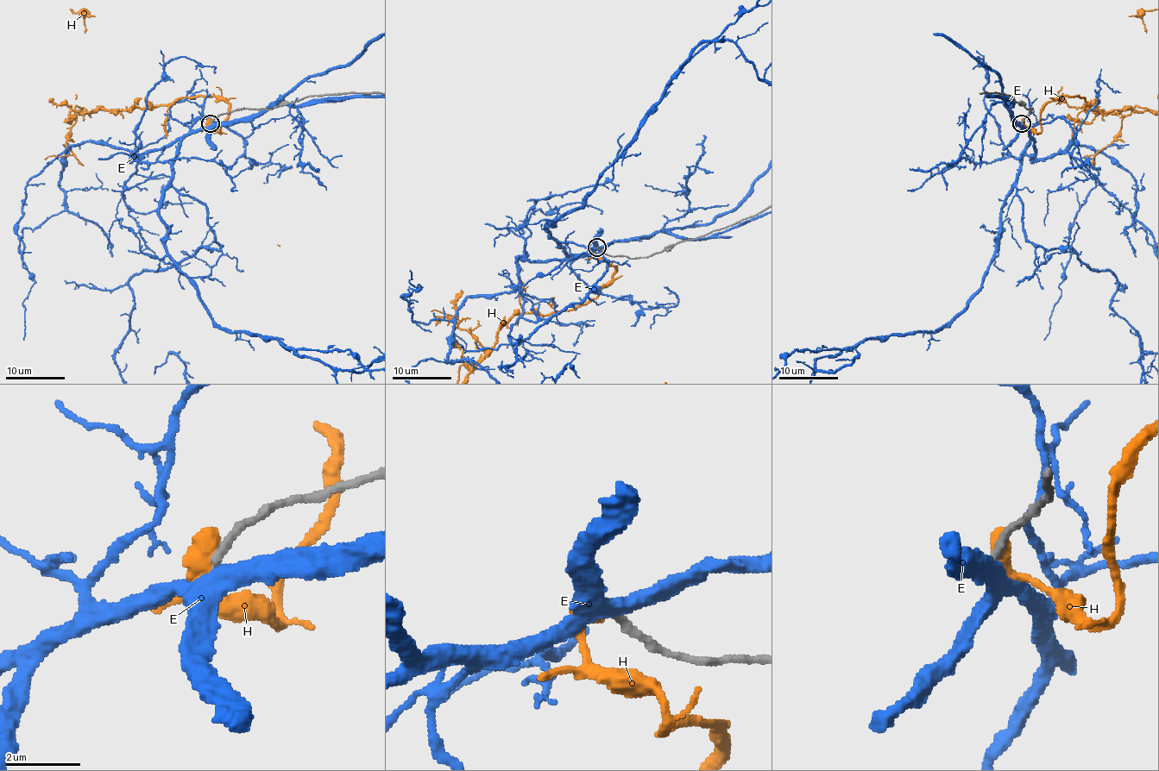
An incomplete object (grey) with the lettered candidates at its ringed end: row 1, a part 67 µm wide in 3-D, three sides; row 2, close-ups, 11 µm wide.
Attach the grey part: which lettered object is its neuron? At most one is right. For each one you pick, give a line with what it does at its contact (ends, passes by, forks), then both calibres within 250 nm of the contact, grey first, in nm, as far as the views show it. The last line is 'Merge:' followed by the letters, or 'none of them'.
Merge: none of them

